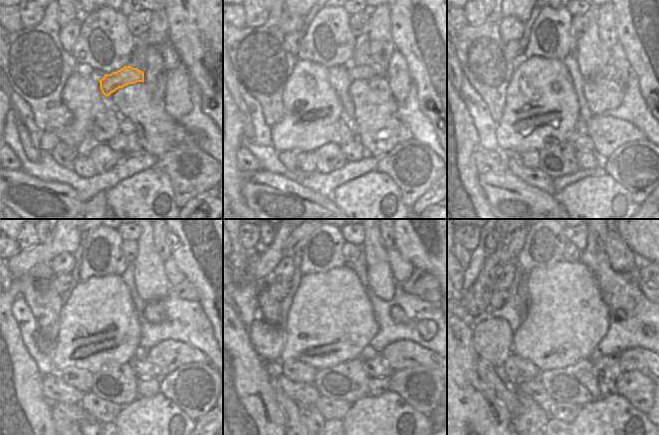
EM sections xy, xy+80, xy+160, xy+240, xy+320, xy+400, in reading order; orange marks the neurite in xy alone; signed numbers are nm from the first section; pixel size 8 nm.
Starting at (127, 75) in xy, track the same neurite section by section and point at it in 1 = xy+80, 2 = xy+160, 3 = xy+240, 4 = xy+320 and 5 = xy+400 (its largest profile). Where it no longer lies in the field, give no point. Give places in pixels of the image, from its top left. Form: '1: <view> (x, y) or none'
1: xy+80 (369, 71)
2: xy+160 (609, 72)
3: xy+240 (185, 290)
4: xy+320 (421, 284)
5: xy+400 (650, 275)

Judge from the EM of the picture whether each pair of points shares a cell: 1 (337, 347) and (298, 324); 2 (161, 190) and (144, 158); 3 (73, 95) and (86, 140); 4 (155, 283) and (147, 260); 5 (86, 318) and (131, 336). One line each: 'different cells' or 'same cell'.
1: same cell
2: different cells
3: same cell
4: same cell
5: same cell

